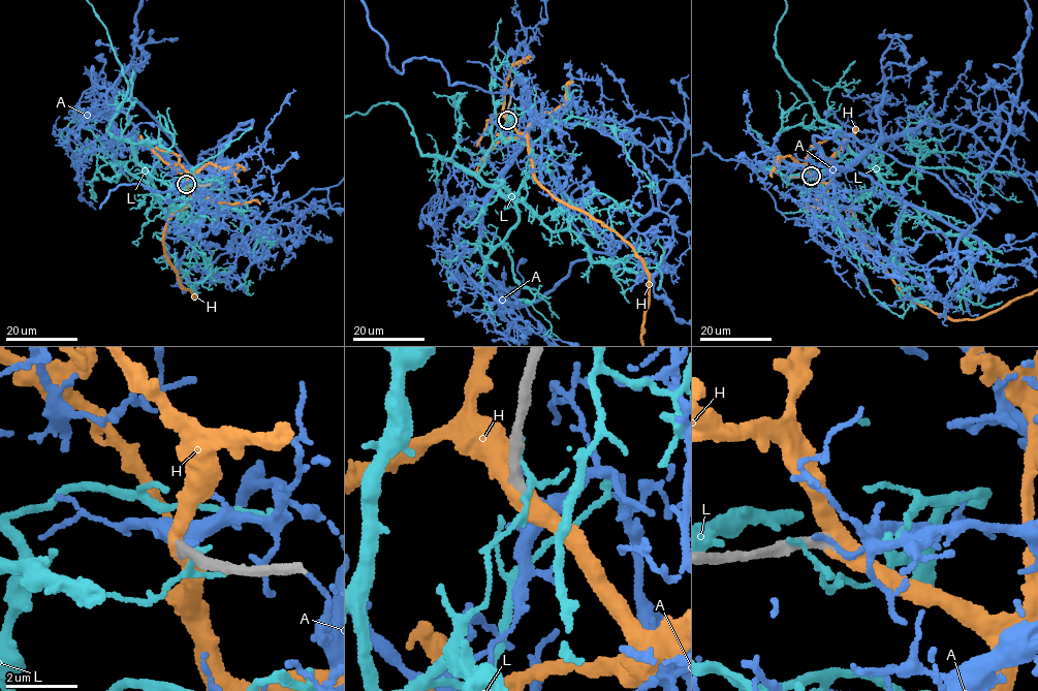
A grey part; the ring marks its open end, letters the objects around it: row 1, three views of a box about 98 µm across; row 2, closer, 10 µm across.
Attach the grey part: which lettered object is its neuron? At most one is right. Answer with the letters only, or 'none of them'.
H

